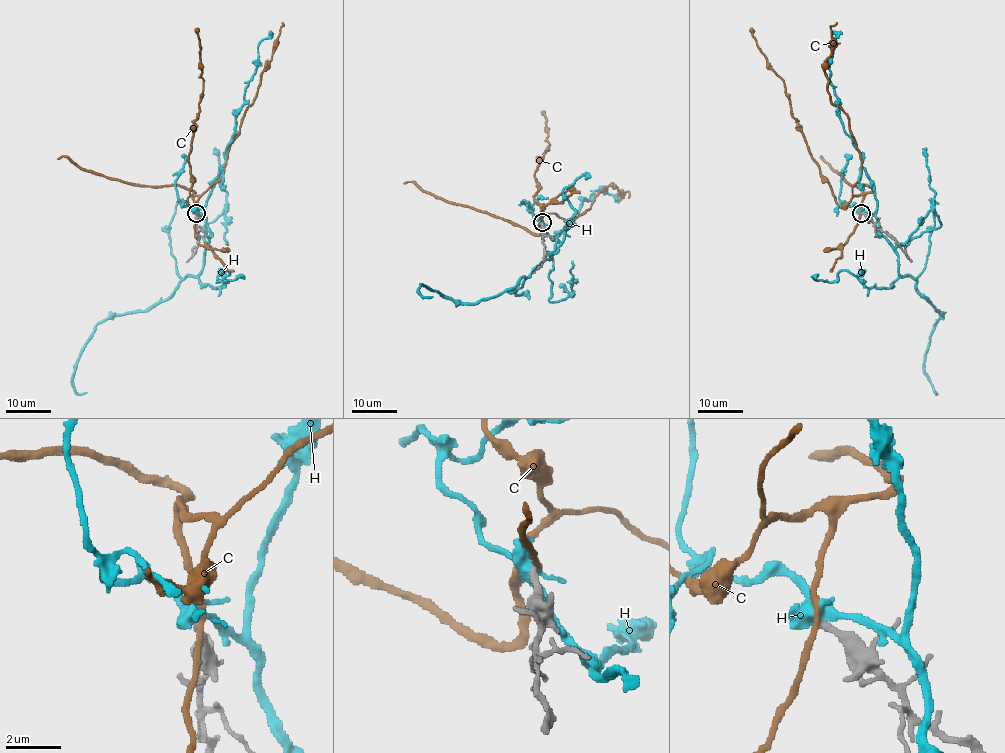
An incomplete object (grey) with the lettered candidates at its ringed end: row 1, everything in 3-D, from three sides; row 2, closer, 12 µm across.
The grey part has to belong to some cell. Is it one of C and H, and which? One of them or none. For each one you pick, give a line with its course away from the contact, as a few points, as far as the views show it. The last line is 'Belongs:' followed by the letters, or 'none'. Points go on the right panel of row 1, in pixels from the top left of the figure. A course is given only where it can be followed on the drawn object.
Belongs: none

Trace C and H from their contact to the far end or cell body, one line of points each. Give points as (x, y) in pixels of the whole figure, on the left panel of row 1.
C: (196, 212), (193, 198), (199, 197), (191, 207), (187, 202), (192, 181), (188, 156), (203, 92), (195, 28)
H: (195, 212), (211, 233), (203, 270), (167, 300), (95, 327), (73, 382), (77, 394), (86, 392)

